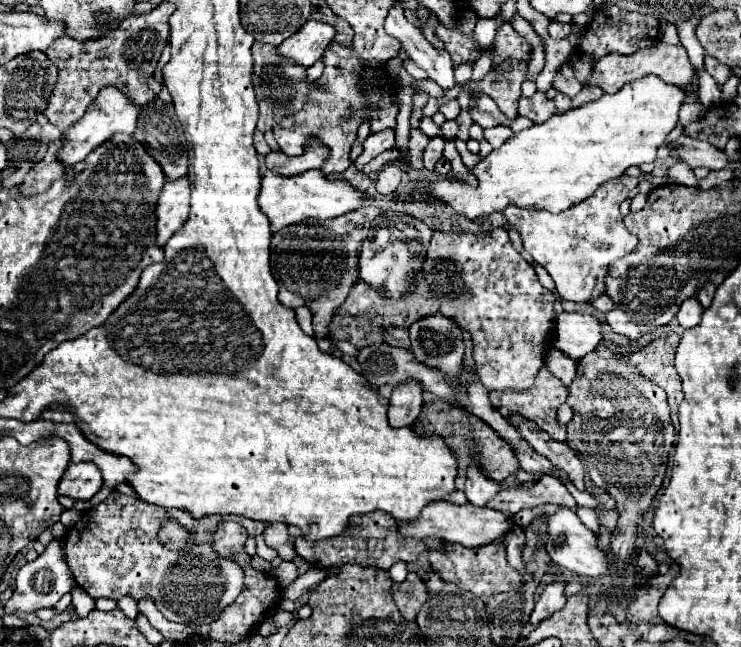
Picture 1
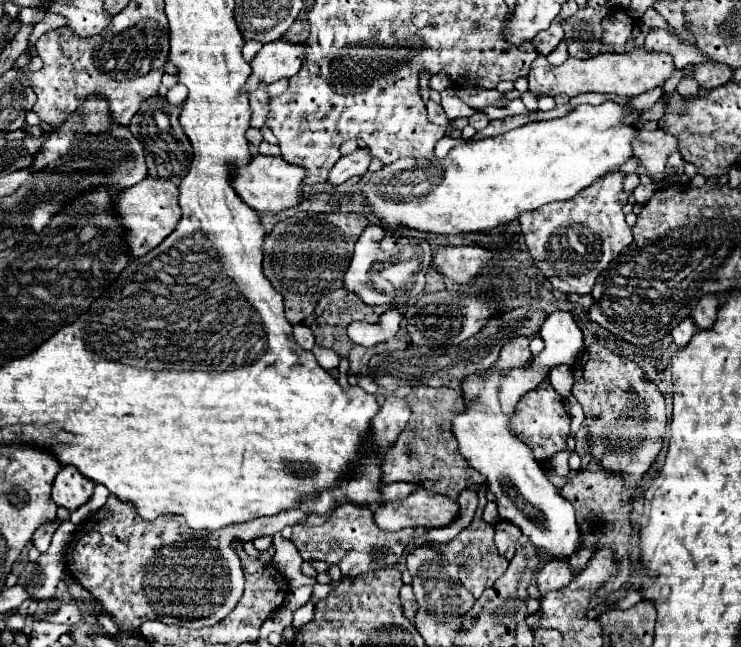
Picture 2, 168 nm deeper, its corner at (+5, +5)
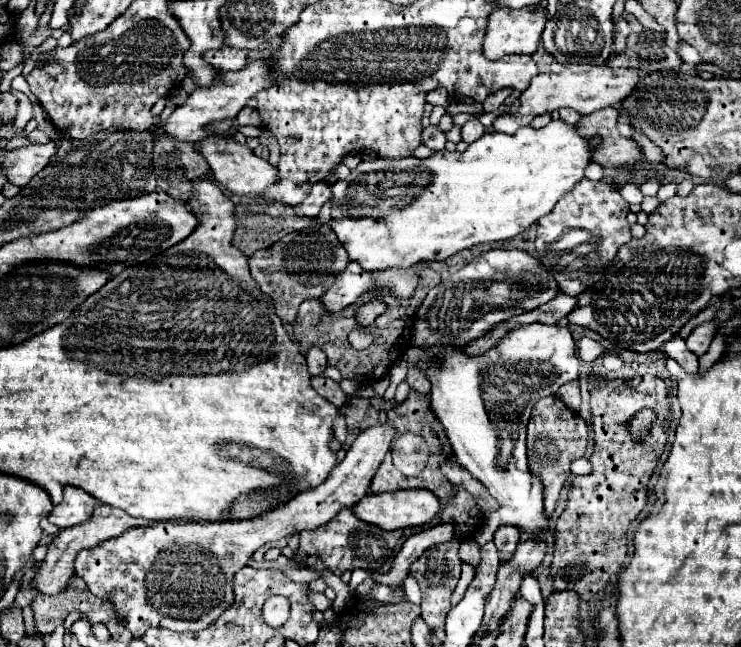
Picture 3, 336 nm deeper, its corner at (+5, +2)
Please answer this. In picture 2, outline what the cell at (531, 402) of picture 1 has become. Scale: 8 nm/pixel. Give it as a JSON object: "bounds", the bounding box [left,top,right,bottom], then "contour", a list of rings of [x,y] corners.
{"bounds":[508,376,572,462],"contour":[[[548,376],[534,388],[528,390],[516,404],[516,410],[512,412],[512,416],[508,418],[508,424],[512,430],[516,430],[516,434],[520,436],[520,440],[532,448],[534,458],[538,462],[548,460],[554,452],[566,450],[566,436],[570,434],[570,422],[572,416],[566,412],[564,408],[564,400],[562,396],[550,386]]]}

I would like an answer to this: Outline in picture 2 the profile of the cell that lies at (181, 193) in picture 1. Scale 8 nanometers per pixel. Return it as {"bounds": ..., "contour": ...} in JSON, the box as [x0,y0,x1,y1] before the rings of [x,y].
{"bounds":[116,176,180,256],"contour":[[[146,176],[142,182],[120,194],[120,198],[116,200],[116,208],[120,220],[124,220],[124,226],[128,226],[132,256],[144,256],[148,250],[156,248],[176,228],[176,222],[180,220],[178,186],[168,180],[156,180],[152,176]]]}

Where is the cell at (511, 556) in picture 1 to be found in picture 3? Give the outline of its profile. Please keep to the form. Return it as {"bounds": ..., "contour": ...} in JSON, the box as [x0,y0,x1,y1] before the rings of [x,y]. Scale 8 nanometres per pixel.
{"bounds":[494,525,520,561],"contour":[[[500,525],[500,529],[494,535],[494,543],[500,551],[500,559],[508,561],[514,555],[514,549],[520,541],[520,531],[514,525]]]}

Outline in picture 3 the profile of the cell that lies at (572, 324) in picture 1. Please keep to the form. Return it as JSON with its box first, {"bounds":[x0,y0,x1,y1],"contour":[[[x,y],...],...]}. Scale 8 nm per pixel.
{"bounds":[414,323,580,545],"contour":[[[542,323],[524,325],[506,333],[506,337],[498,345],[490,347],[482,355],[466,355],[462,351],[462,345],[434,345],[434,347],[424,349],[424,357],[416,361],[414,365],[422,369],[426,377],[430,379],[430,385],[432,385],[430,409],[440,419],[446,431],[446,437],[452,445],[452,451],[458,457],[458,463],[472,477],[482,481],[488,493],[502,505],[496,513],[490,513],[484,519],[482,527],[476,531],[474,539],[478,541],[478,545],[486,545],[488,541],[492,541],[494,531],[504,523],[518,525],[528,531],[548,529],[548,517],[544,515],[544,489],[542,489],[540,479],[528,469],[526,425],[528,425],[532,407],[538,399],[556,395],[564,383],[580,377],[578,373],[580,359],[578,359],[576,343],[568,327],[542,325]]]}

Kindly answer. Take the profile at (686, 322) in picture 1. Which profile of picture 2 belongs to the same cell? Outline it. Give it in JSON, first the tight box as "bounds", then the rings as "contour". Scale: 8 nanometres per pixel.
{"bounds":[670,318,698,348],"contour":[[[684,318],[684,320],[682,320],[670,334],[672,334],[676,346],[680,348],[680,346],[684,346],[684,344],[694,336],[696,330],[698,330],[698,326],[694,324],[694,320],[692,320],[692,318]]]}

